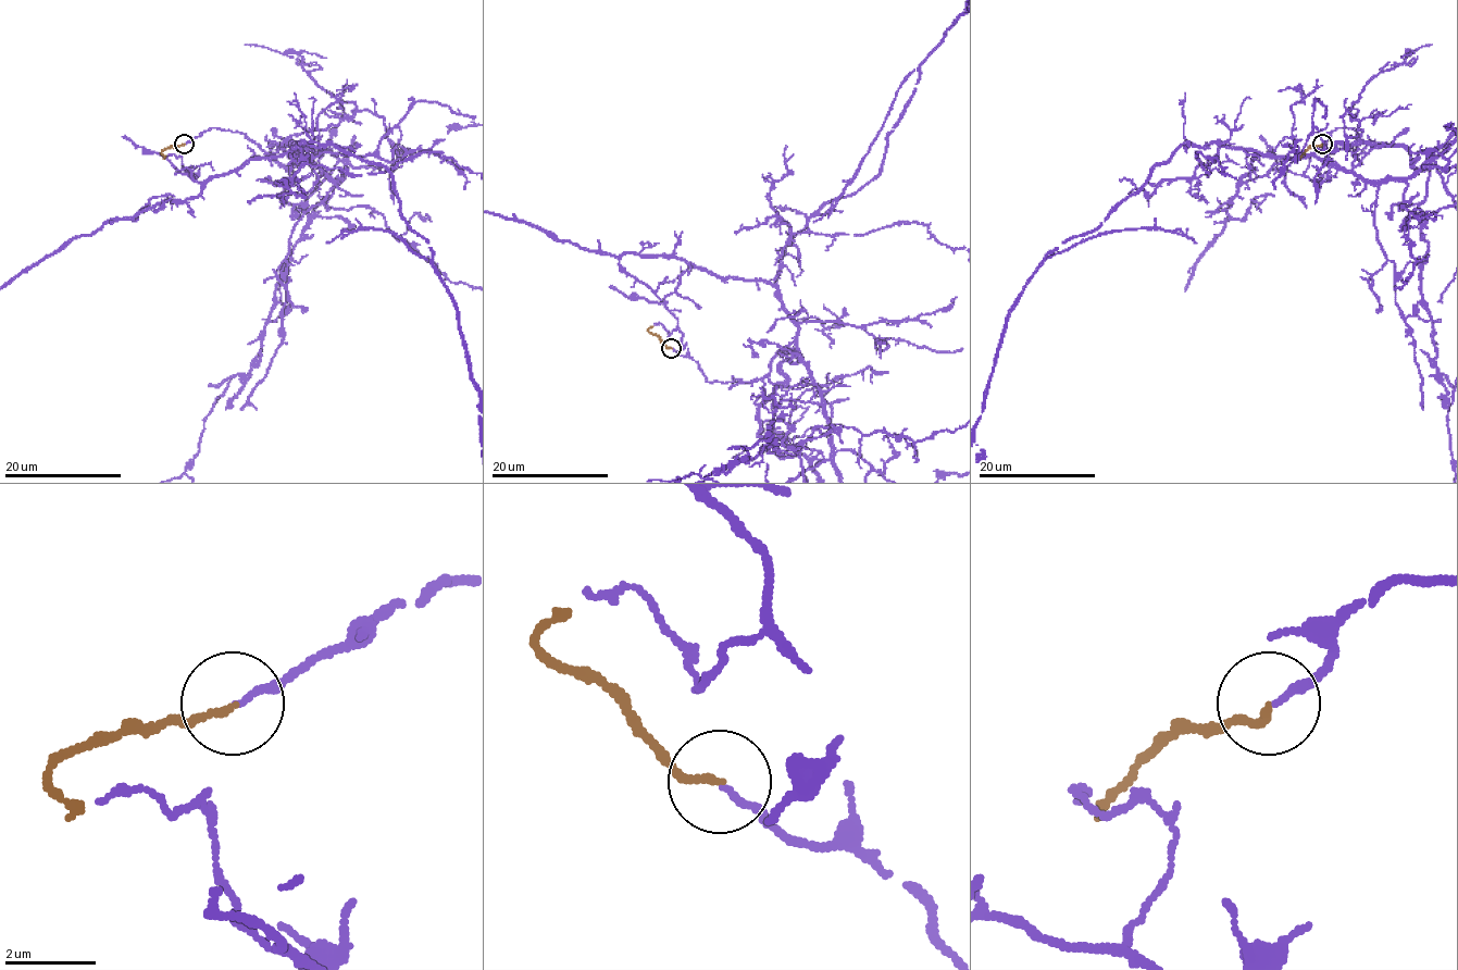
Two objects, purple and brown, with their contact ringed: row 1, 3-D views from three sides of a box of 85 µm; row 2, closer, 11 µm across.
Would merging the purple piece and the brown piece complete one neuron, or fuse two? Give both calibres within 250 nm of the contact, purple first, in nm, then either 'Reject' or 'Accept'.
Thickness 120 nm (purple) against 150 nm. Accept

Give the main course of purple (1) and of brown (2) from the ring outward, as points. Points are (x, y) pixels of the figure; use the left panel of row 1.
1: (185, 144), (219, 127), (266, 152), (310, 157), (290, 152), (304, 142), (378, 163), (453, 305)
2: (185, 144), (165, 148), (161, 152), (165, 157)

